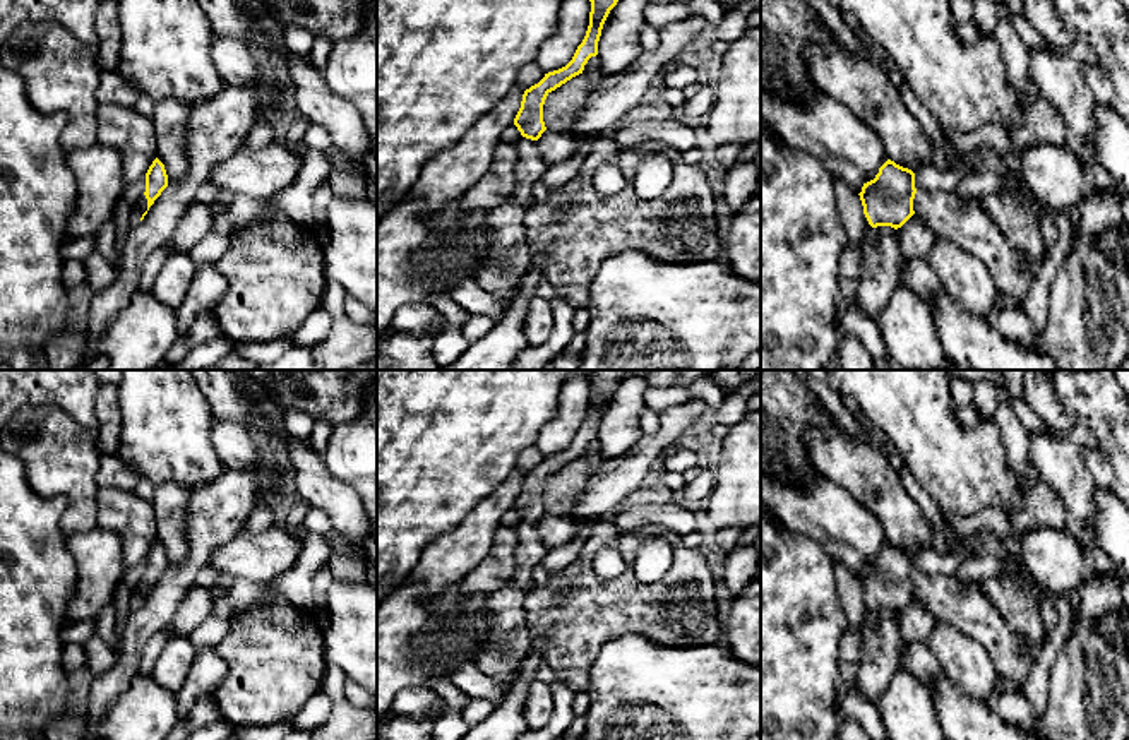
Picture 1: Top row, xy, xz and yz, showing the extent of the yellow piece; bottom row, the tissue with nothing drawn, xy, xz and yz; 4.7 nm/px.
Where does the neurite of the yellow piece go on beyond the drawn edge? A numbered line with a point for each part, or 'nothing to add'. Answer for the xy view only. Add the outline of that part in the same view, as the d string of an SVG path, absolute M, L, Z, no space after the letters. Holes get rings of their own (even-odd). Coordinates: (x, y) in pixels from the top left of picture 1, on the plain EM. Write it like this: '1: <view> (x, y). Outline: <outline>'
1: xy (141, 590). Outline: M142 579L142 581L137 584L137 588L135 588L134 594L132 594L132 608L139 608L142 598L144 598L146 594L147 594L147 582L146 582L146 579Z

